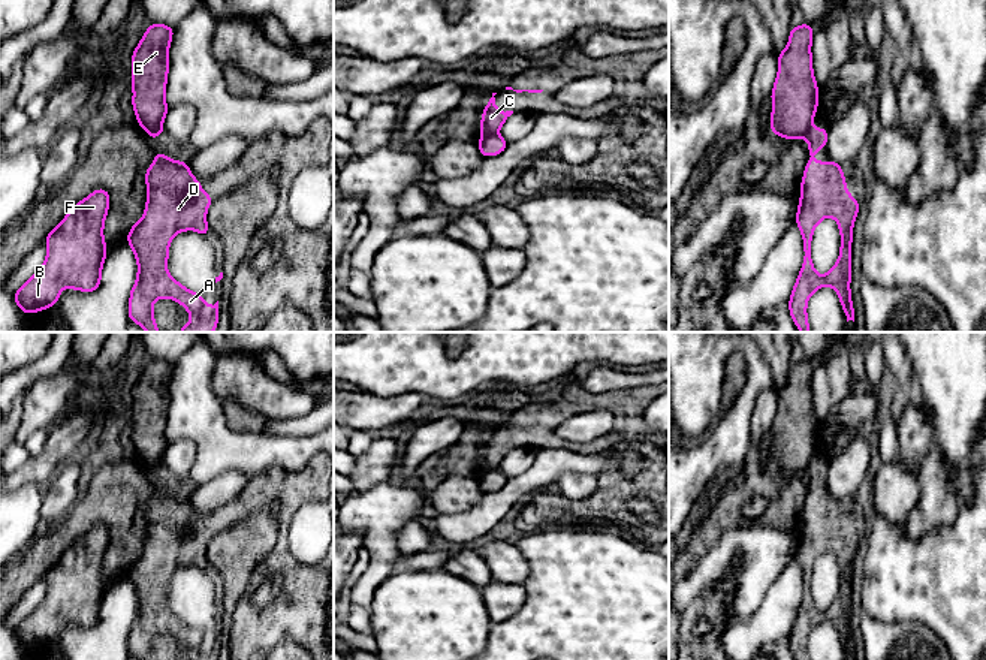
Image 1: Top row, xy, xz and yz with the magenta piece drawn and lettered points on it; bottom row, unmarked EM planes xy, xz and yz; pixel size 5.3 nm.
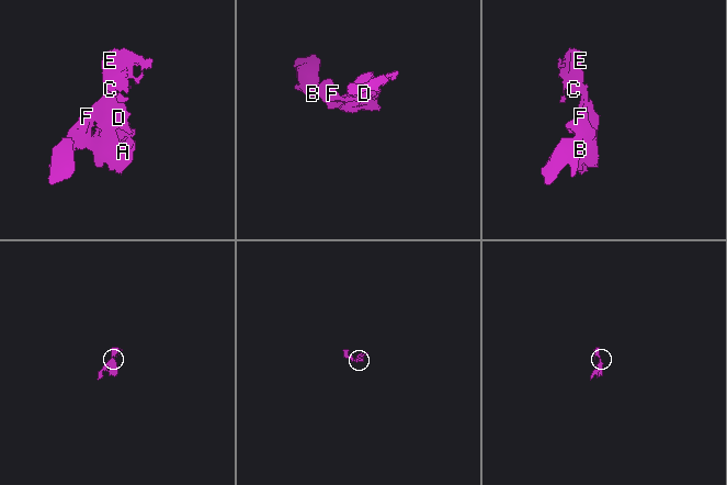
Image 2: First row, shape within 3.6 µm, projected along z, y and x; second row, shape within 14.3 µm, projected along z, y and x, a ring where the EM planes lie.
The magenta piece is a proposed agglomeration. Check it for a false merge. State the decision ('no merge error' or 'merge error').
merge error

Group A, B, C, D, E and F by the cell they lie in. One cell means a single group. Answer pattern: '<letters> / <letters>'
A B D F / C E

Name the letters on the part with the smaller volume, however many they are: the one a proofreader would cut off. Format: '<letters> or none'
C, E

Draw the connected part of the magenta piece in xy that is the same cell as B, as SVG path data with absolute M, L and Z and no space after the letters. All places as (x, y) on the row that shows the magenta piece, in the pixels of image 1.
M97 189L46 235L45 263L13 293L24 314L55 305L63 287L94 292L100 286L108 210L109 193Z

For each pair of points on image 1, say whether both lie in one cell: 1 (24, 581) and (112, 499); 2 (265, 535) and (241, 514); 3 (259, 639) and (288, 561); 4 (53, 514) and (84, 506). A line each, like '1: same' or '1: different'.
1: same
2: different
3: same
4: different

